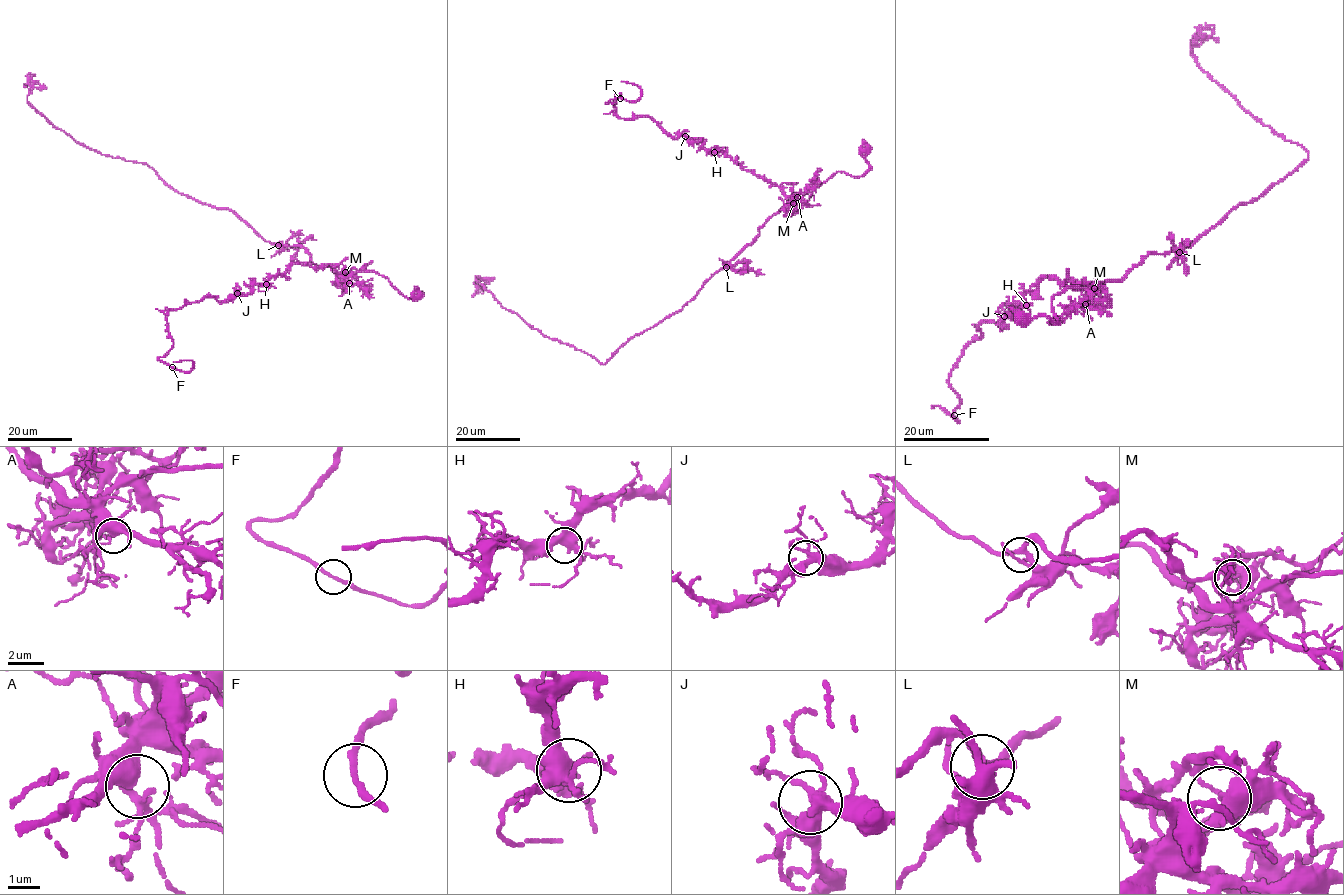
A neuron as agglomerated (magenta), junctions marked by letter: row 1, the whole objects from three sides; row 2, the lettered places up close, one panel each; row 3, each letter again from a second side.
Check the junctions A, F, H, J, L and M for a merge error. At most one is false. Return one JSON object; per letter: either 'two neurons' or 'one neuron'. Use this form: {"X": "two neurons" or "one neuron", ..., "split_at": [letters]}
{"A": "one neuron", "F": "one neuron", "H": "one neuron", "J": "one neuron", "L": "one neuron", "M": "two neurons", "split_at": ["M"]}

